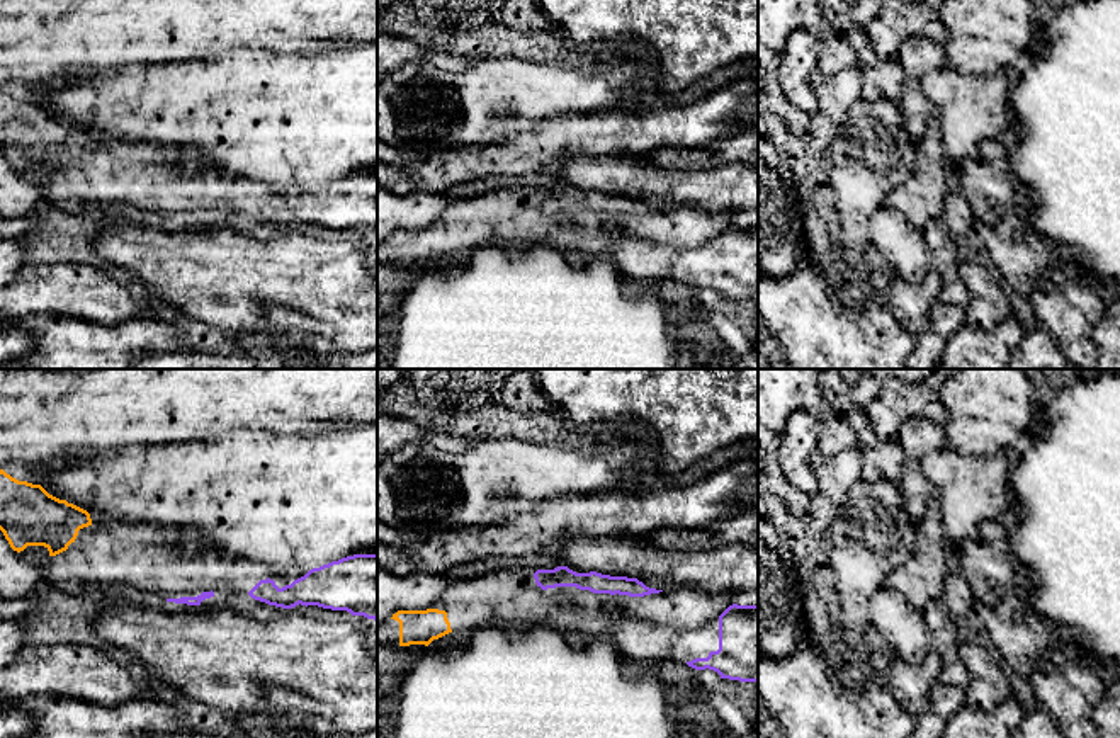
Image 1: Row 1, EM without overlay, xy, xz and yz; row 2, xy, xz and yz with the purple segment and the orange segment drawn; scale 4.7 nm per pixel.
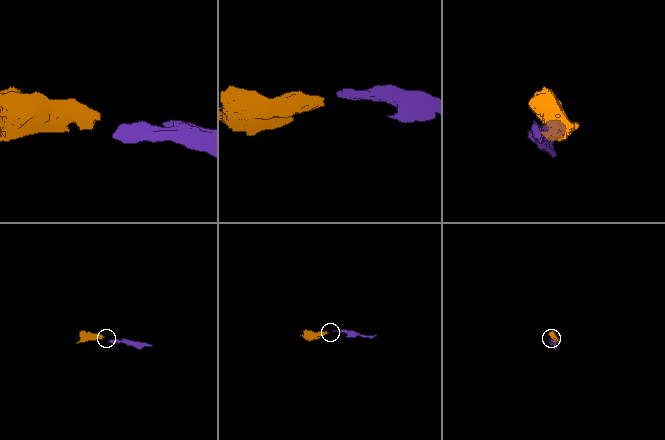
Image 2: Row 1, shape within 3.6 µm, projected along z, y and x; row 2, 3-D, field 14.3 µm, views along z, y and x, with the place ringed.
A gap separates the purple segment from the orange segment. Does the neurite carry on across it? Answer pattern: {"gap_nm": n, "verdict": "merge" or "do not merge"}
{"gap_nm": 440, "verdict": "merge"}

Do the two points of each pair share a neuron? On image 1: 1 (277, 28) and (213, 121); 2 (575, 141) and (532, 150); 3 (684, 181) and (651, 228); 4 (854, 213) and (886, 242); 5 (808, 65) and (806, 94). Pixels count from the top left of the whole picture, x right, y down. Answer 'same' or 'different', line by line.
1: different
2: same
3: different
4: different
5: same

